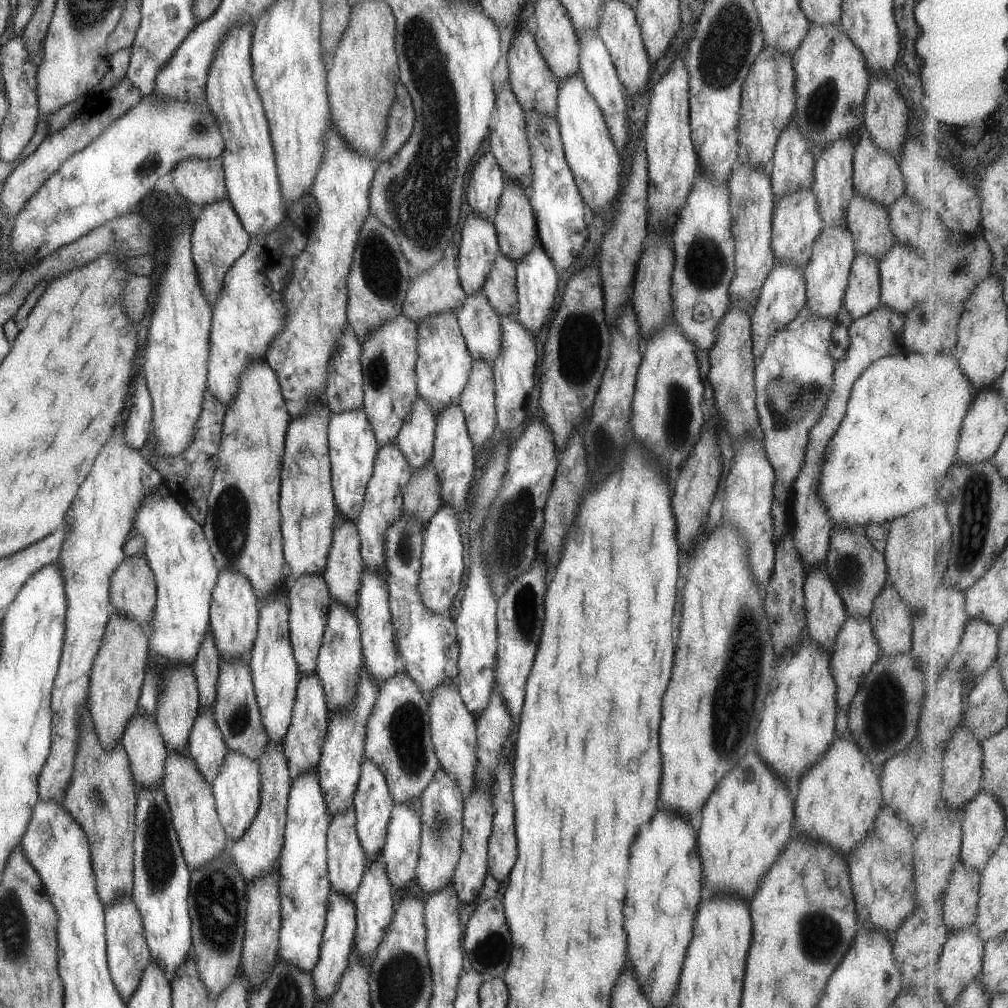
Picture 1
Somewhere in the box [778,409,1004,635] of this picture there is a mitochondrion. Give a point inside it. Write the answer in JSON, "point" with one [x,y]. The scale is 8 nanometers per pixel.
{"point":[975,518]}

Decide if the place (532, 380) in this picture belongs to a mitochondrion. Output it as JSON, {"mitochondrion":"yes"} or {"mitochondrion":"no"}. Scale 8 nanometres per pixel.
{"mitochondrion":"no"}

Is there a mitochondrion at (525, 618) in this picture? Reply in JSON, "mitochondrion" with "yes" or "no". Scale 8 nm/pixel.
{"mitochondrion":"yes"}

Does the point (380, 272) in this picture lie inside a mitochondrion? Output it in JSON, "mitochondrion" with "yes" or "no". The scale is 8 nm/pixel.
{"mitochondrion":"yes"}

